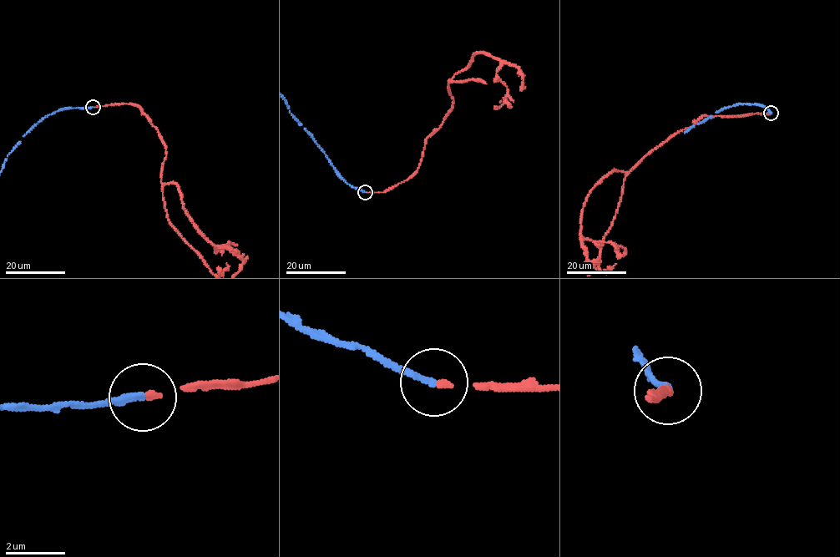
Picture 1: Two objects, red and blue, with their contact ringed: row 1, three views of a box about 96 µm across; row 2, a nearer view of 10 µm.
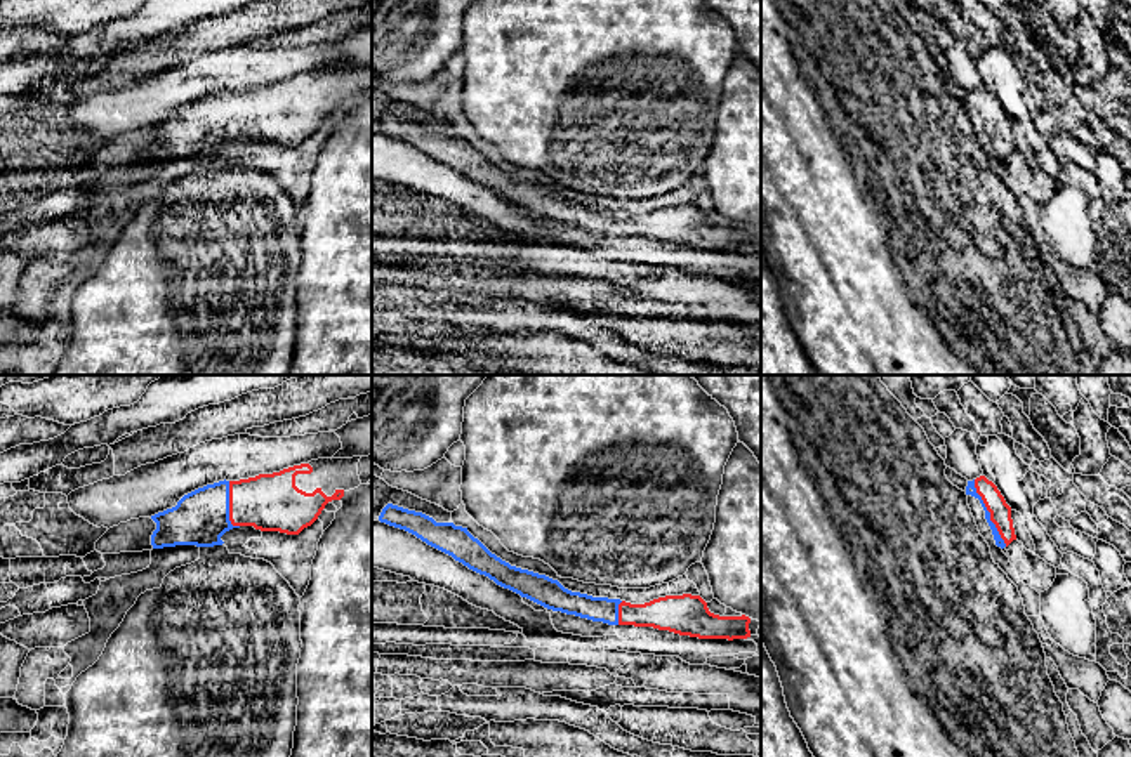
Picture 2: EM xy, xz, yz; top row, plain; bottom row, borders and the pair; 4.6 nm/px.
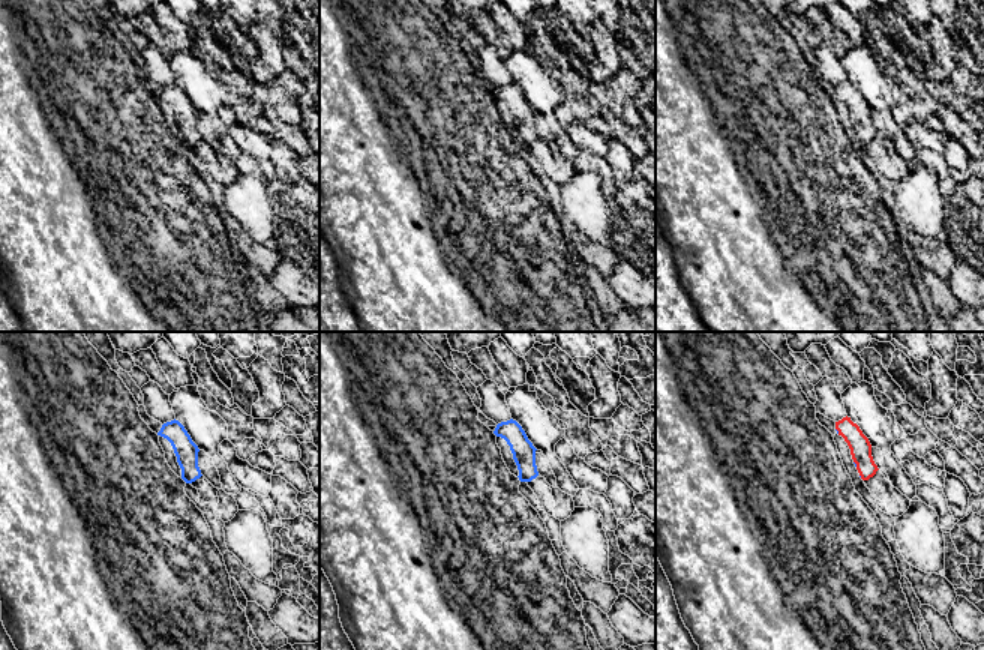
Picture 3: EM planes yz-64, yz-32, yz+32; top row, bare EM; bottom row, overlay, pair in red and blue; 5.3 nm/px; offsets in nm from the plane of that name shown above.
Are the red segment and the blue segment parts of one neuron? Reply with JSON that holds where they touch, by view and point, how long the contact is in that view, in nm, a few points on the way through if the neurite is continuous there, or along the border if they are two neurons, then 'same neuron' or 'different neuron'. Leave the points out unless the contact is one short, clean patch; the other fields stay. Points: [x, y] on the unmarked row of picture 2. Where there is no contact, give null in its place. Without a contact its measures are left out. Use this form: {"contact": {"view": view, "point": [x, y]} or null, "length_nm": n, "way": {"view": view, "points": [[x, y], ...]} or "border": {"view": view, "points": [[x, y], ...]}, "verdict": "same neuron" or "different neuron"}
{"contact": {"view": "yz", "point": [989, 122]}, "length_nm": 340, "way": {"view": "yz", "points": [[999, 122], [989, 122], [984, 111], [970, 101]]}, "verdict": "same neuron"}

